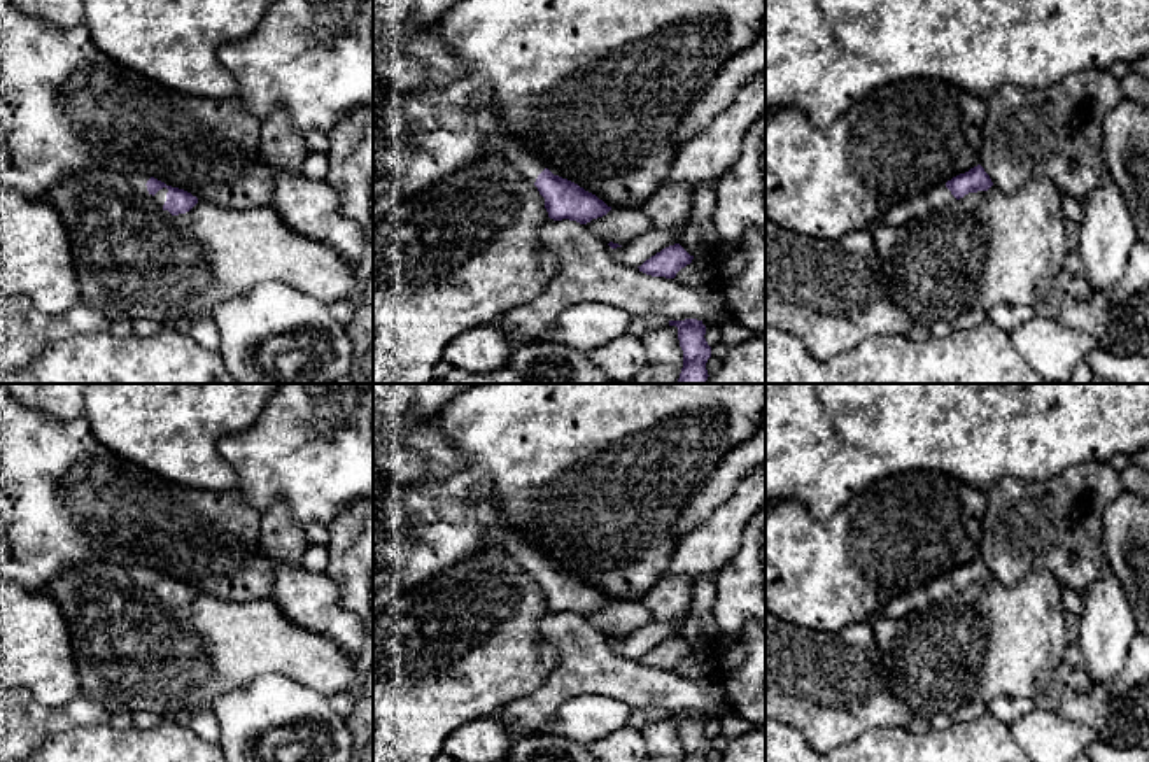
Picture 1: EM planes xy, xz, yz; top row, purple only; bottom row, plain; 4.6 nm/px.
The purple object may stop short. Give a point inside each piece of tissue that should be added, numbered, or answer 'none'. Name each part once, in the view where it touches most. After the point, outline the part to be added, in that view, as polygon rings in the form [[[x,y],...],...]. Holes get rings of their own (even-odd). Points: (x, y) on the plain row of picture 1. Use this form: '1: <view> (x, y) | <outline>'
1: xy (137, 573) | [[[135,566],[135,568],[128,568],[128,575],[131,578],[131,582],[137,585],[137,587],[142,587],[142,589],[151,589],[158,599],[163,601],[165,594],[166,594],[166,585],[168,582],[163,580],[159,582],[154,589],[147,583],[147,573],[151,569],[149,568],[144,568],[144,566]]]

